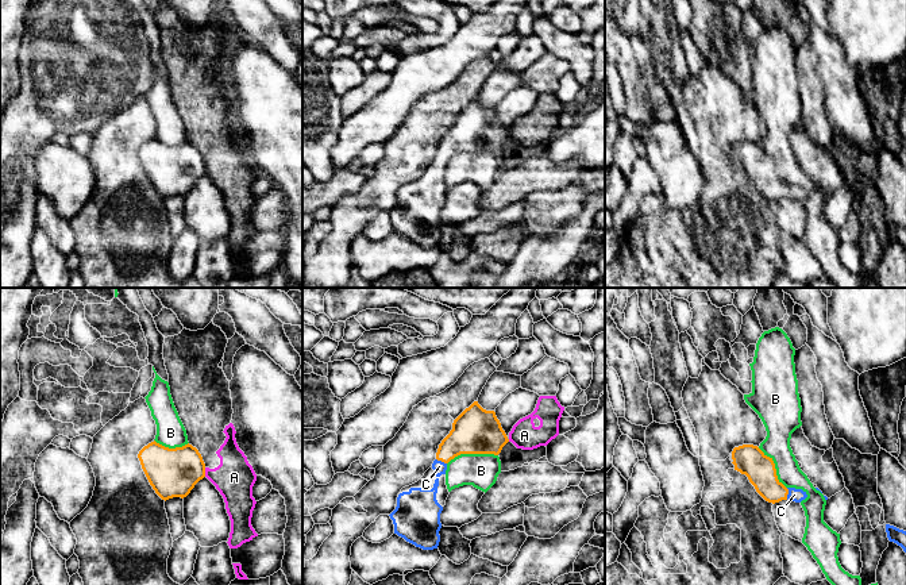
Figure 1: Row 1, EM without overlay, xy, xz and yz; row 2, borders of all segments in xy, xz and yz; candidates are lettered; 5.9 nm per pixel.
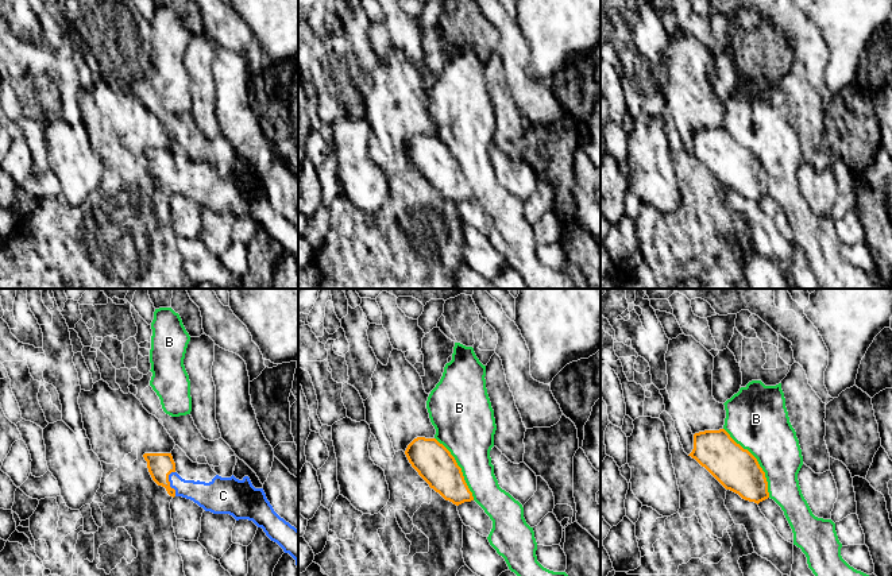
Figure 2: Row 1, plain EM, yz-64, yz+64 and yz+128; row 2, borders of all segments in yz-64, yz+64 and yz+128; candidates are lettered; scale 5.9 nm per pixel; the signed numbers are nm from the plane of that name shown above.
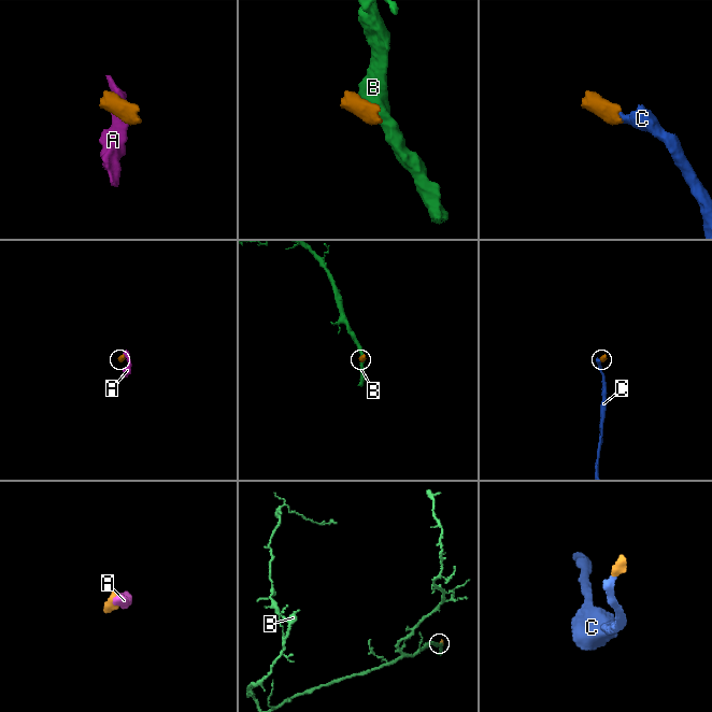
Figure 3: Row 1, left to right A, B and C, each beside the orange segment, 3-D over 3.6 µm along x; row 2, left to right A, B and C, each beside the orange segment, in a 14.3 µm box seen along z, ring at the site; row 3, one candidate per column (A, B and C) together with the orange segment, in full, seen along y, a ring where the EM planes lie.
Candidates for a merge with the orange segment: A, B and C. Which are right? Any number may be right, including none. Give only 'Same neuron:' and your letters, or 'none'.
Same neuron: C

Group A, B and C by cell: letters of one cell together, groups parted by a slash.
A / B / C

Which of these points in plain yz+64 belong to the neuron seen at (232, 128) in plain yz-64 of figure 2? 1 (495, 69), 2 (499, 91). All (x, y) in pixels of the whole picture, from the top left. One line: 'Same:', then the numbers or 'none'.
Same: none

